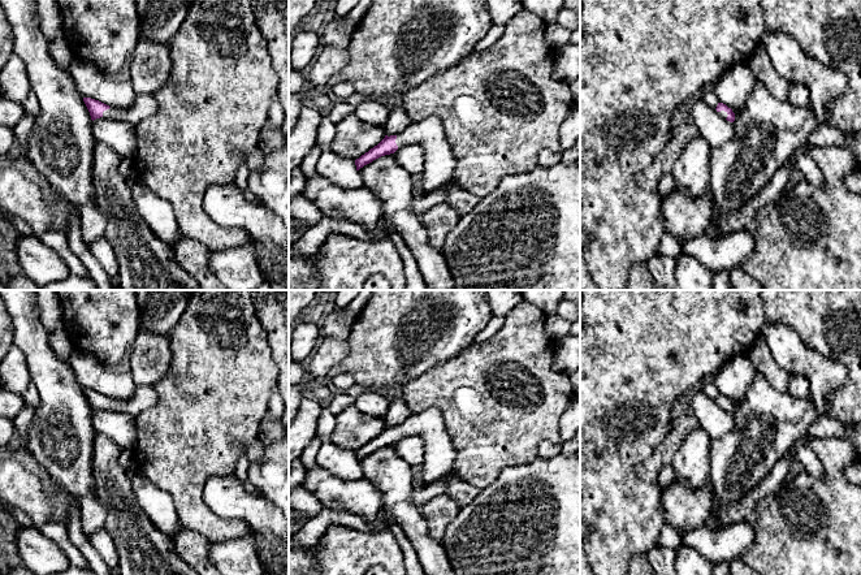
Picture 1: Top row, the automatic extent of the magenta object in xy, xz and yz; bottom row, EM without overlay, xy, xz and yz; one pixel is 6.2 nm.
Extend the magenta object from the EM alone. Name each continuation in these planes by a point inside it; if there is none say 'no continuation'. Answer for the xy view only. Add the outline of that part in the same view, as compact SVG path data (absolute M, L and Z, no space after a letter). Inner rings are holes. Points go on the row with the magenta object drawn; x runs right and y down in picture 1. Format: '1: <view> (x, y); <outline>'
1: xy (145, 106); M135 94L134 101L127 108L113 108L103 112L103 118L127 121L133 125L151 117L157 111L157 103L153 95Z

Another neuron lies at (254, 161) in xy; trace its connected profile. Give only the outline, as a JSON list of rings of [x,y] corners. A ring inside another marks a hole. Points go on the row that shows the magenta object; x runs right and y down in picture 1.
[[[255,148],[246,154],[245,165],[250,172],[261,172],[264,169],[264,152],[260,148]]]

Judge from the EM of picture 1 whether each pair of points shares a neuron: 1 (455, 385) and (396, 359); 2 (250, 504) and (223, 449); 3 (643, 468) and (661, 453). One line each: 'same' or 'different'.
1: different
2: different
3: same

